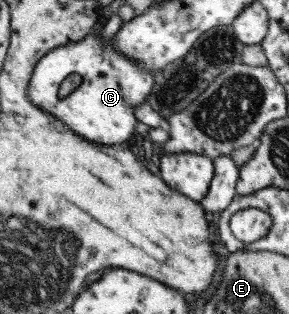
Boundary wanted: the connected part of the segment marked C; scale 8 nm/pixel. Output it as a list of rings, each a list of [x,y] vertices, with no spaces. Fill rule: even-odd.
[[[90,30],[81,40],[56,46],[44,54],[32,70],[26,96],[32,104],[46,110],[89,142],[125,146],[133,139],[138,123],[134,117],[135,105],[146,100],[156,71],[145,71],[136,60],[120,54],[112,48],[112,39],[103,44],[101,30]],[[69,74],[77,74],[81,82],[66,97],[59,99],[57,88]]]

